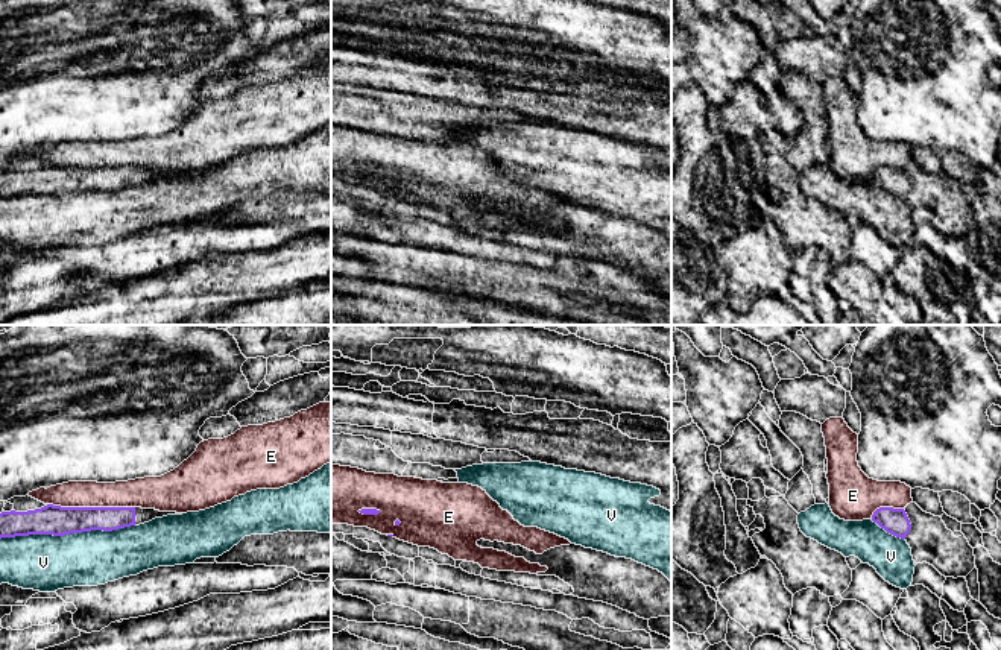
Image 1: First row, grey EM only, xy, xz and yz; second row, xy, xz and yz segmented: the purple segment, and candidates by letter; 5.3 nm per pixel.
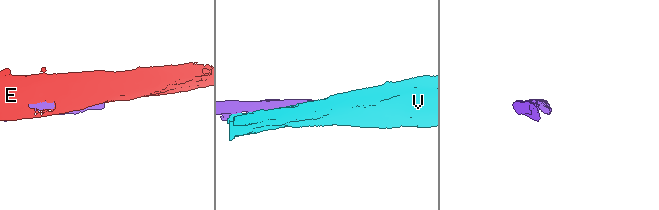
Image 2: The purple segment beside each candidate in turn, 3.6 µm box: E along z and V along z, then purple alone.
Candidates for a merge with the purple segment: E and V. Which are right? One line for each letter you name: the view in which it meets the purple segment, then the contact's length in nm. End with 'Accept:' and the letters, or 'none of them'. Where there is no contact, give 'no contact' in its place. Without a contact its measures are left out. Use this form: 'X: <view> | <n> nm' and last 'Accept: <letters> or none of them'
Accept: none of them

